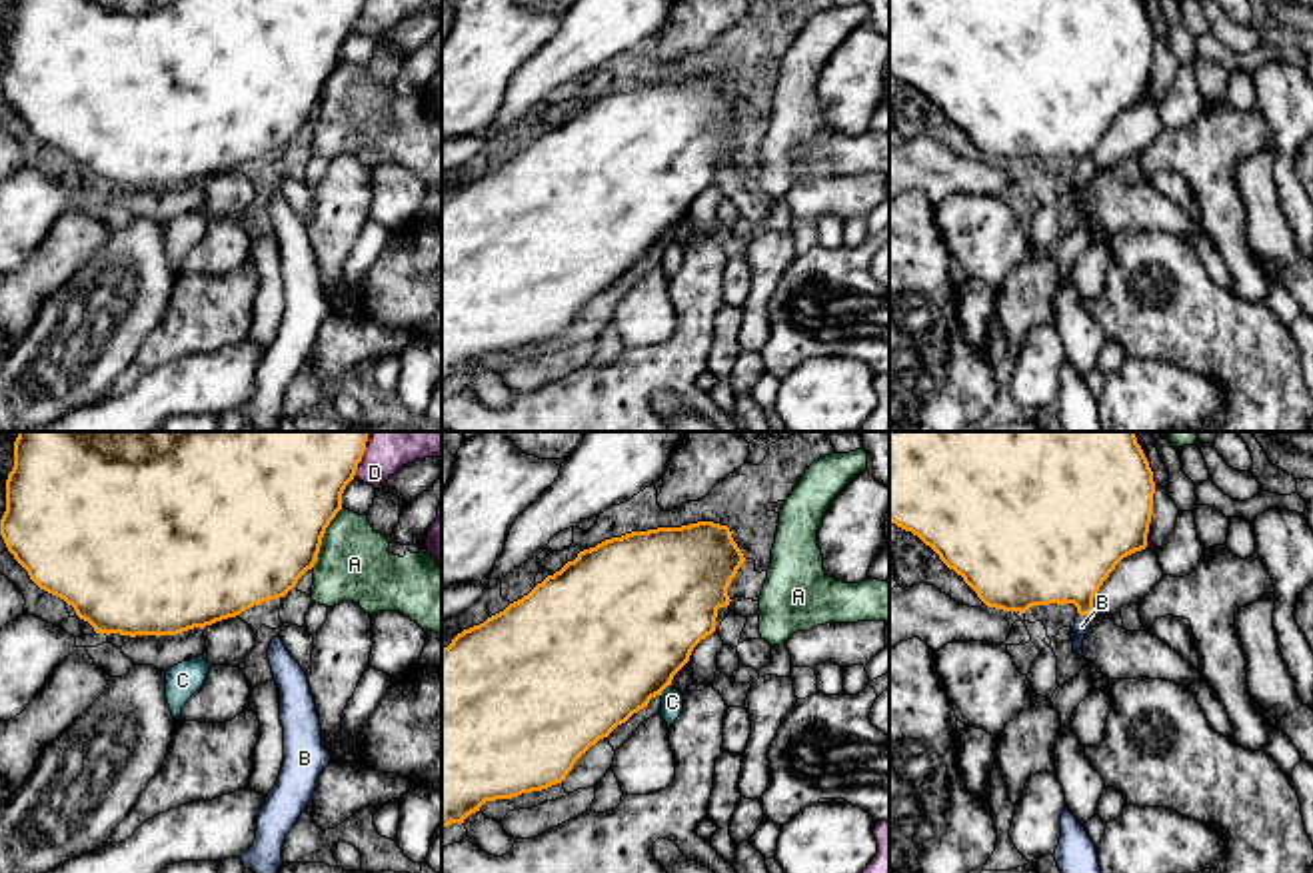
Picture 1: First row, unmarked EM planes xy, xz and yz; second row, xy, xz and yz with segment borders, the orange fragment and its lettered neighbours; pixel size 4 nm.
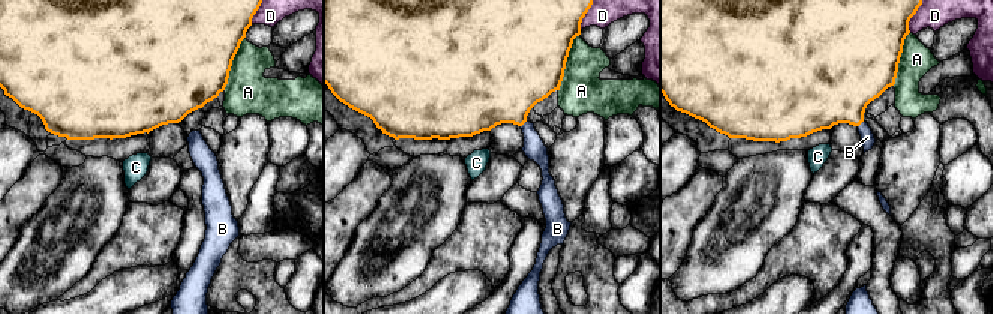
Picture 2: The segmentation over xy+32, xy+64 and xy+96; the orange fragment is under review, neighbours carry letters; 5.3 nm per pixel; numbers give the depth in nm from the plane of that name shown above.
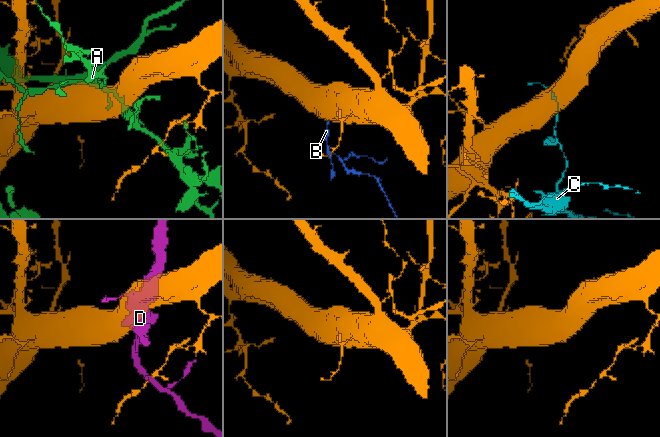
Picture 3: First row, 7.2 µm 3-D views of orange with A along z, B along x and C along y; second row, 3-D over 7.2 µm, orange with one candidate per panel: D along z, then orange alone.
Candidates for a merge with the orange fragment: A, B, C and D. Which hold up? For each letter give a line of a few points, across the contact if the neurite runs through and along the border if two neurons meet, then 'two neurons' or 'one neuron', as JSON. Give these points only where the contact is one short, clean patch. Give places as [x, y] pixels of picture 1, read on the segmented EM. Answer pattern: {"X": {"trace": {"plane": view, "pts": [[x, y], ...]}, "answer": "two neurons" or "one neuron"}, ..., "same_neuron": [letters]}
{"A": {"answer": "two neurons"}, "B": {"trace": {"plane": "yz", "pts": [[1064, 558], [1080, 588], [1086, 616], [1082, 626]]}, "answer": "one neuron"}, "C": {"answer": "two neurons"}, "D": {"answer": "two neurons"}, "same_neuron": ["B"]}

